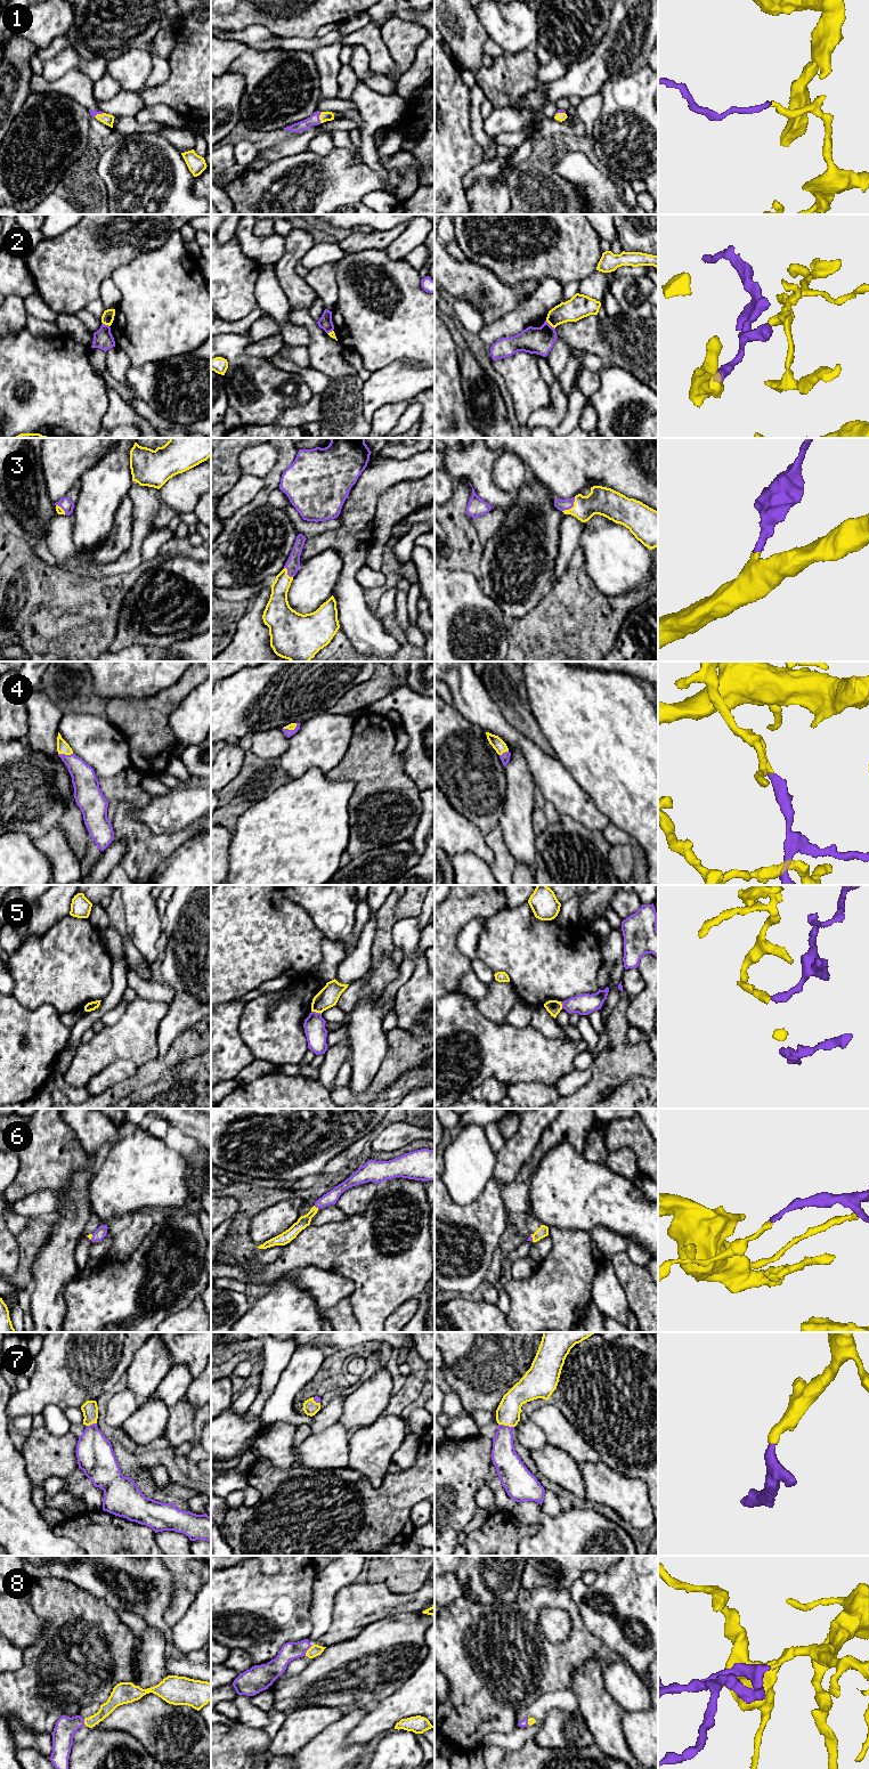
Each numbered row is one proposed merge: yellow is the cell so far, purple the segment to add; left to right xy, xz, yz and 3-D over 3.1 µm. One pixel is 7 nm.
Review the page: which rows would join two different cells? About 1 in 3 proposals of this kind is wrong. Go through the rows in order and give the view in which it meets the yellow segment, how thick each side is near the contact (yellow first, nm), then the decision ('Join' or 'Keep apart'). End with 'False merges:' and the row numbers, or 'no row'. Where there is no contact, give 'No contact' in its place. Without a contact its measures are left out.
1: Touches yellow in xz. Thickness 70 nm (yellow) against 80 nm. Join
2: Touches yellow in yz. Thickness 170 nm (yellow) against 190 nm. Keep apart
3: Touches yellow in yz. Thickness 200 nm (yellow) against 80 nm. Join
4: Touches yellow in xy. Thickness 90 nm (yellow) against 170 nm. Join
5: Touches yellow in xz. Thickness 150 nm (yellow) against 150 nm. Keep apart
6: Touches yellow in xz. Thickness 80 nm (yellow) against 90 nm. Join
7: Touches yellow in yz. Thickness 170 nm (yellow) against 180 nm. Join
8: Touches yellow in xz. Thickness 80 nm (yellow) against 130 nm. Join
False merges: 2, 5

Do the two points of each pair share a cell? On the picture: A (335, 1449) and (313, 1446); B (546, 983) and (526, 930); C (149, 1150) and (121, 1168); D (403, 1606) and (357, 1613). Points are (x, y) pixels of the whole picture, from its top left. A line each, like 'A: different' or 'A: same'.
A: same
B: same
C: same
D: same

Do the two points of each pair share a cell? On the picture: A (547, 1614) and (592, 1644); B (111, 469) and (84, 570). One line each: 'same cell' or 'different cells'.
A: different cells
B: different cells

